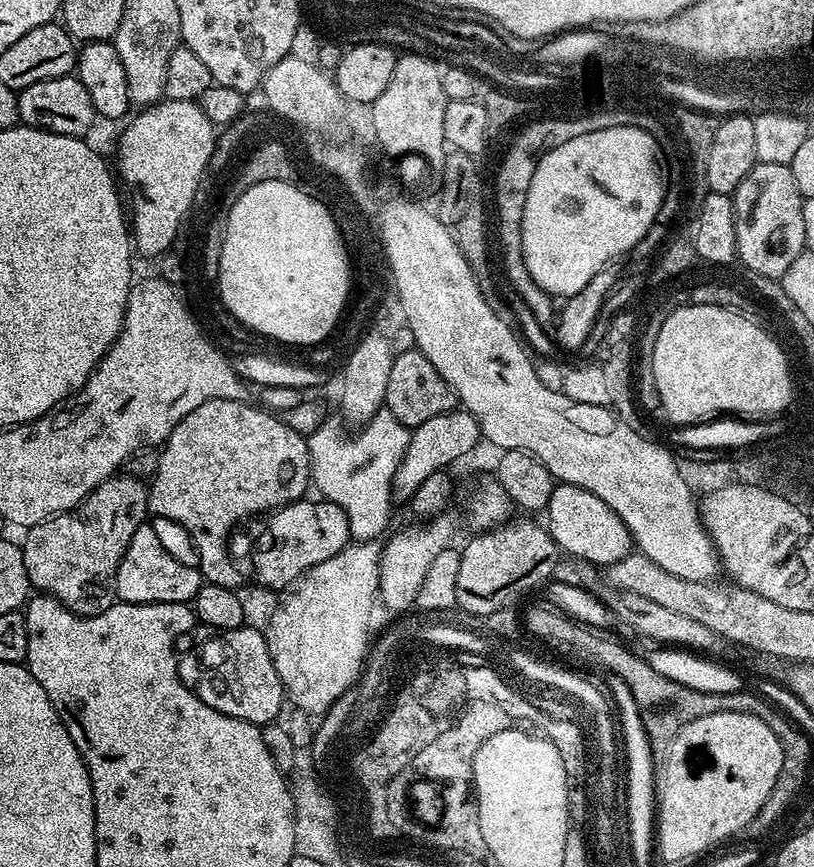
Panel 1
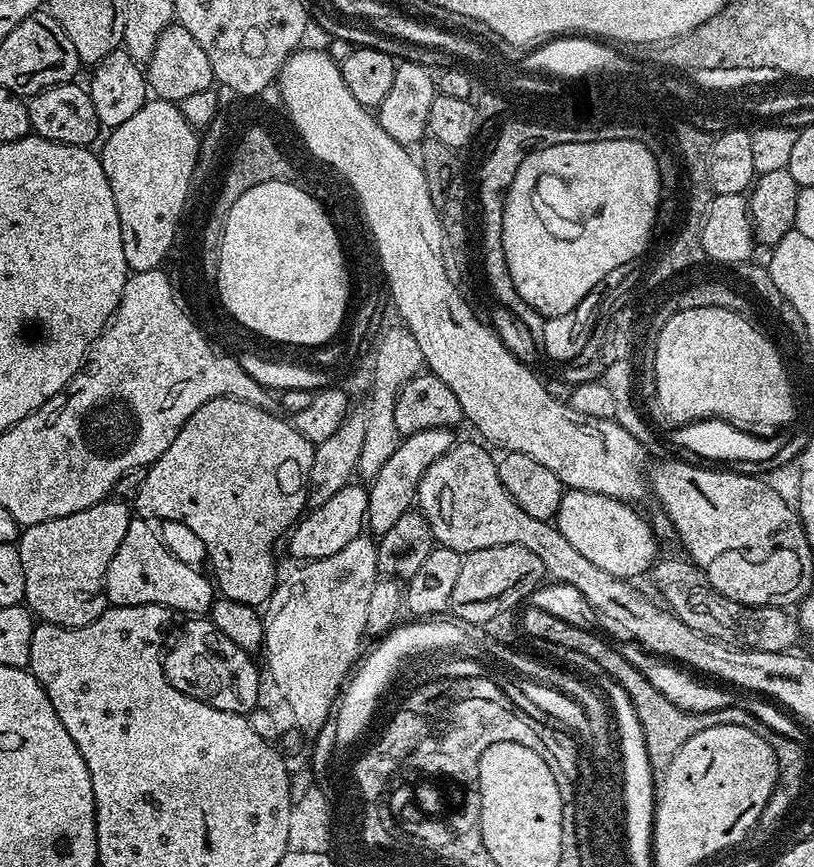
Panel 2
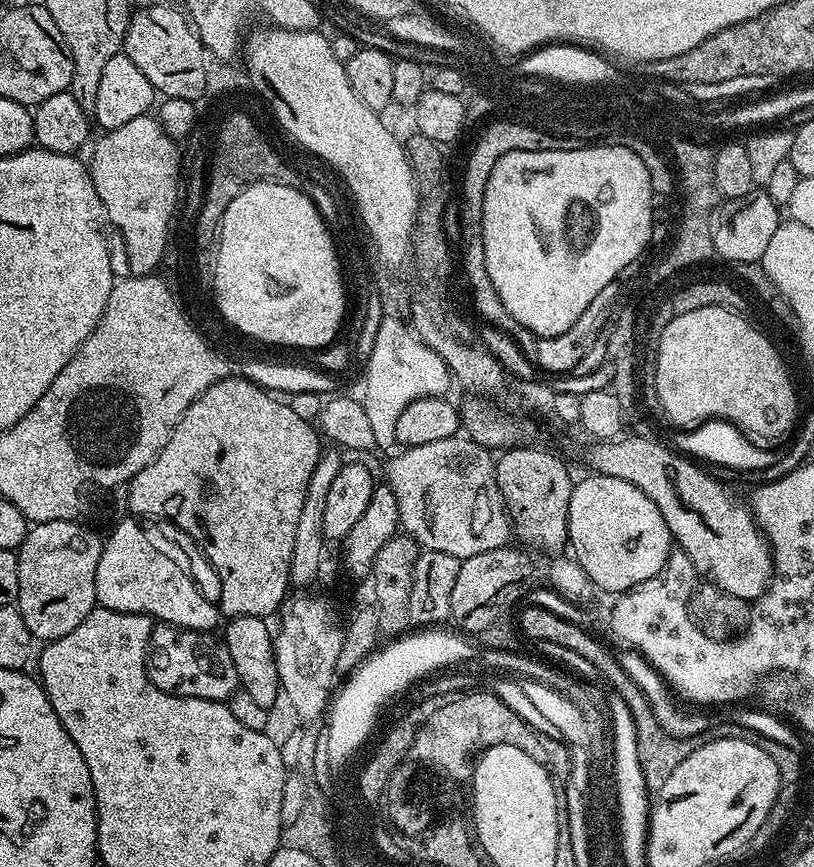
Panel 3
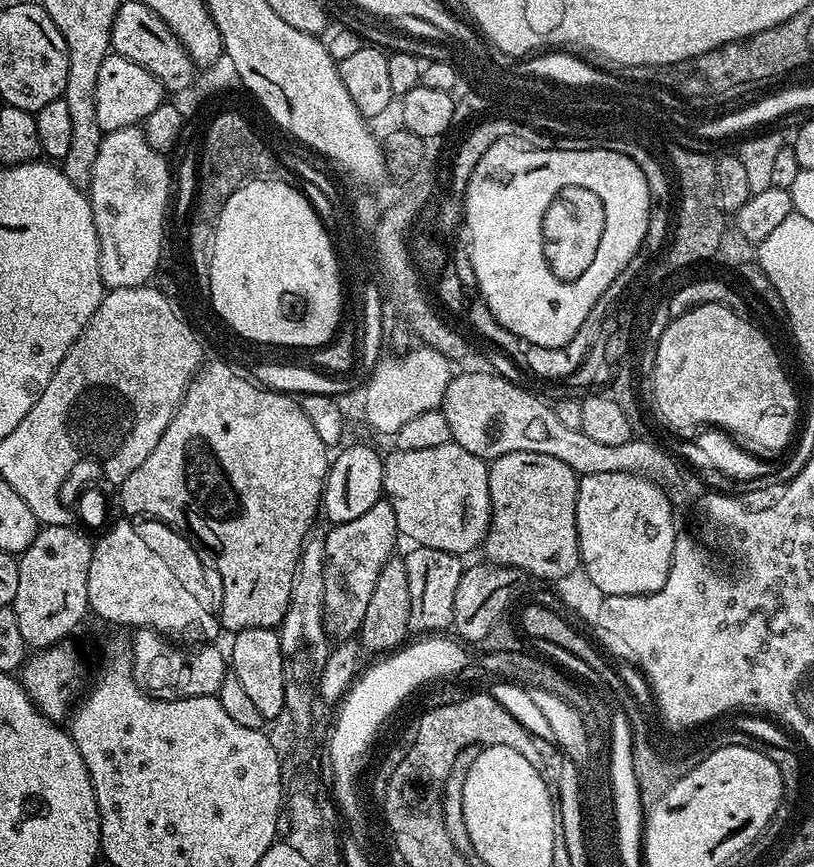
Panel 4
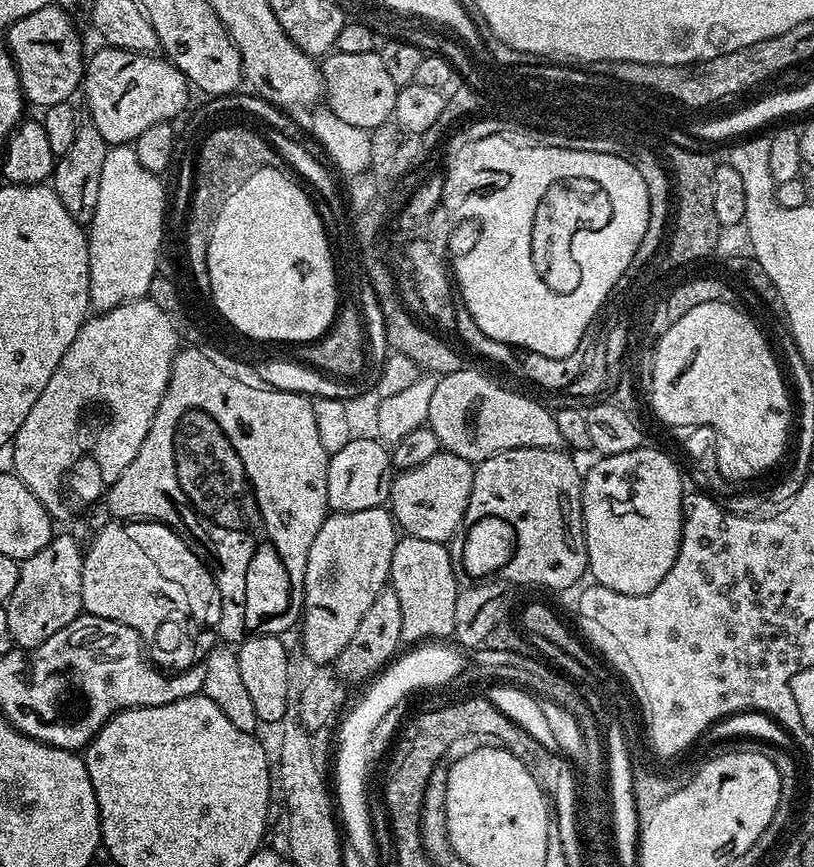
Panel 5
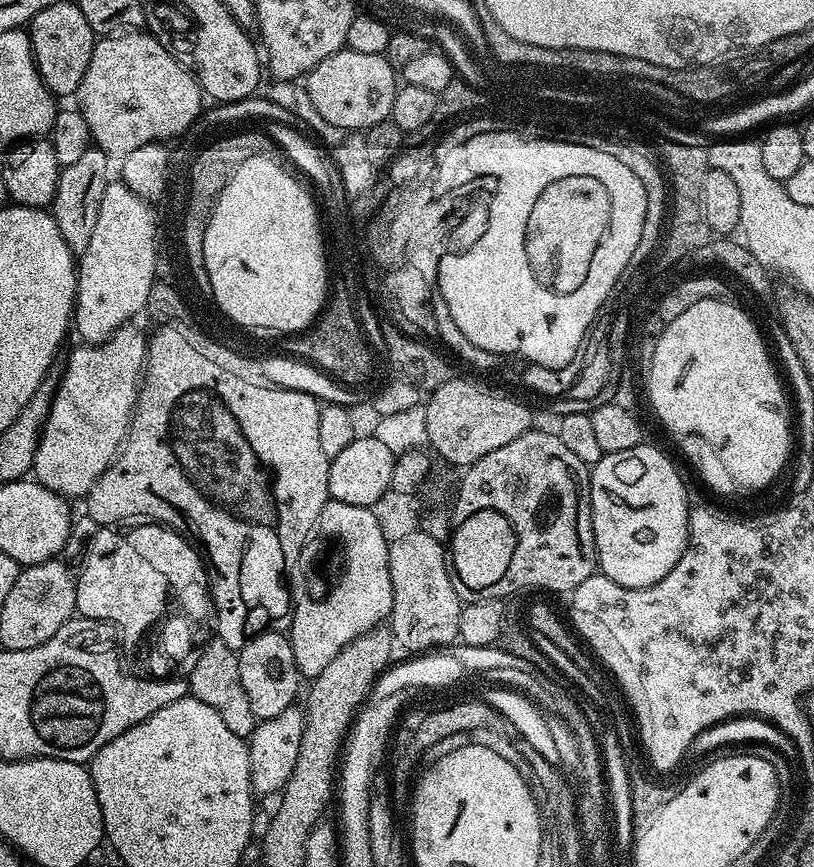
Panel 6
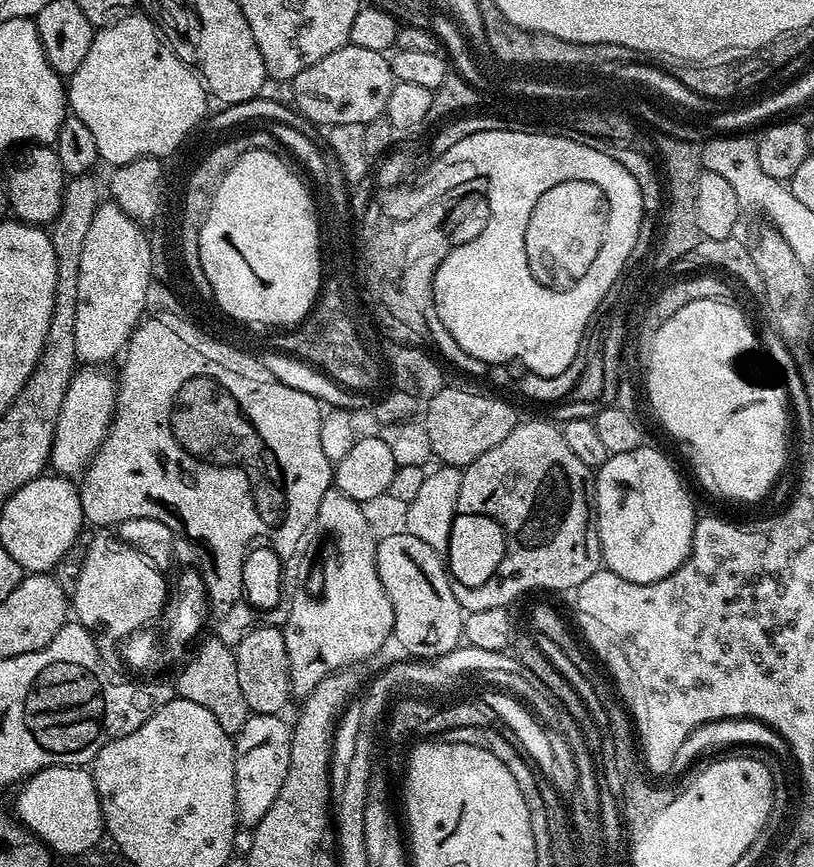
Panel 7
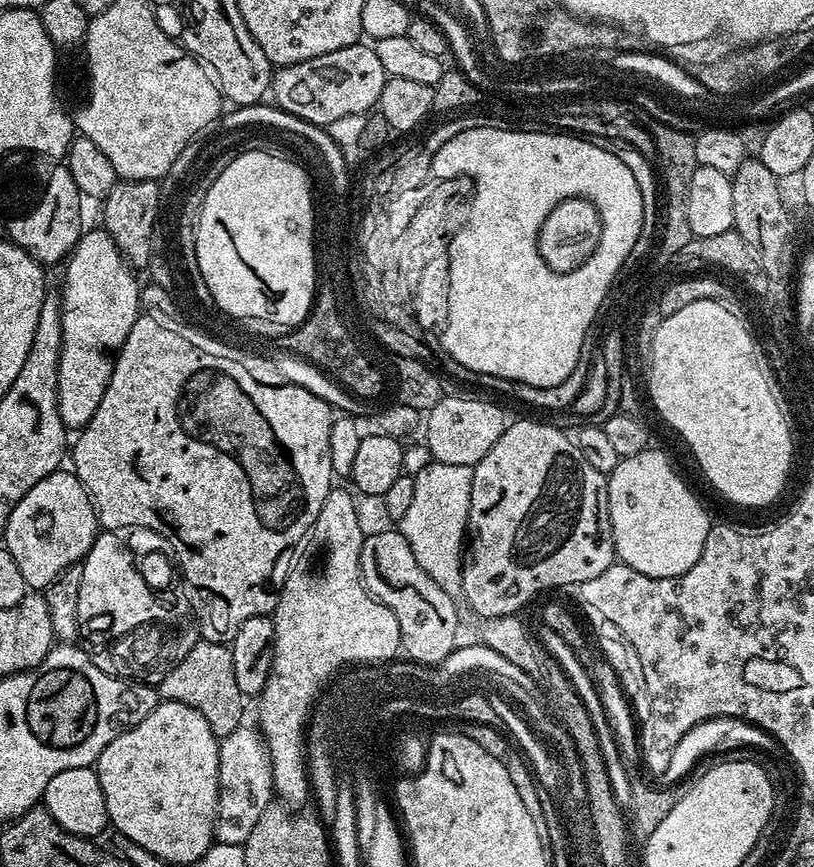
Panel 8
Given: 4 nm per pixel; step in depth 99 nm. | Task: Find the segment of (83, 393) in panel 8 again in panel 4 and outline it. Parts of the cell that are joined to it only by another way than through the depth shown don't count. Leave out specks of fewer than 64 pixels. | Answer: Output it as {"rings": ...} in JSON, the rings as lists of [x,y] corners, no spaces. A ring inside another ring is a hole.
{"rings":[[[143,127],[119,128],[101,135],[86,195],[92,201],[100,239],[100,269],[105,289],[147,285],[161,267],[164,215],[166,218],[170,212],[169,191],[173,183],[169,157],[146,142]]]}

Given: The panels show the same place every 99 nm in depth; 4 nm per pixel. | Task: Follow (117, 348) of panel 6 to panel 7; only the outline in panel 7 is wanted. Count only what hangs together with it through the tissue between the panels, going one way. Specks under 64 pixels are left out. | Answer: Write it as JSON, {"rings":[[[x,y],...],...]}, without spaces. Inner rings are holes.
{"rings":[[[80,370],[73,375],[54,430],[50,468],[55,475],[65,478],[79,477],[88,467],[94,454],[107,438],[108,428],[112,424],[112,415],[116,412],[118,384],[113,373],[111,376],[108,372],[100,372],[104,370],[84,371],[88,372]]]}

